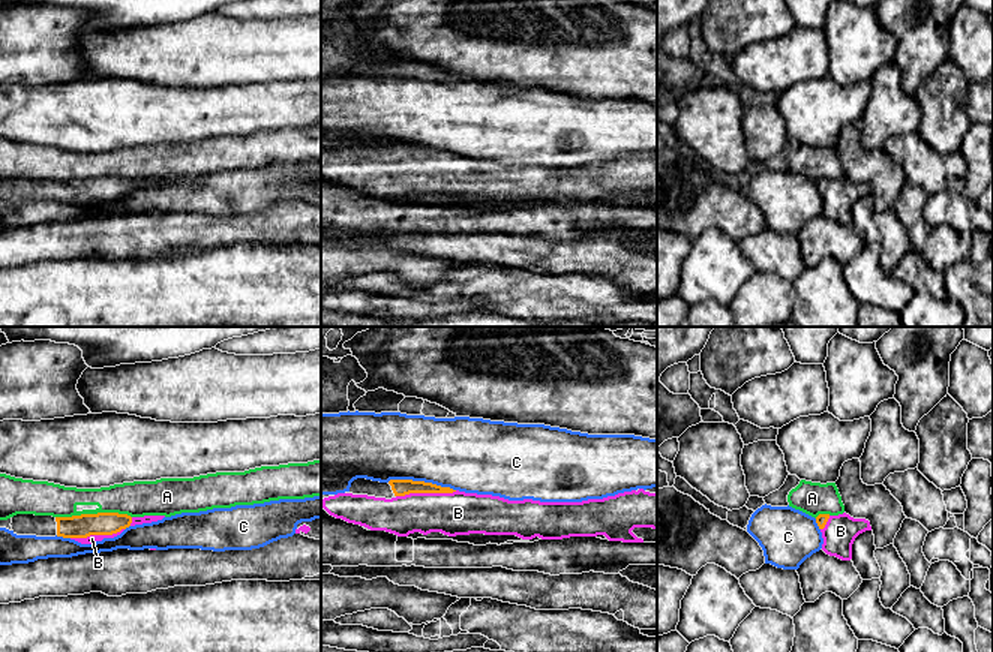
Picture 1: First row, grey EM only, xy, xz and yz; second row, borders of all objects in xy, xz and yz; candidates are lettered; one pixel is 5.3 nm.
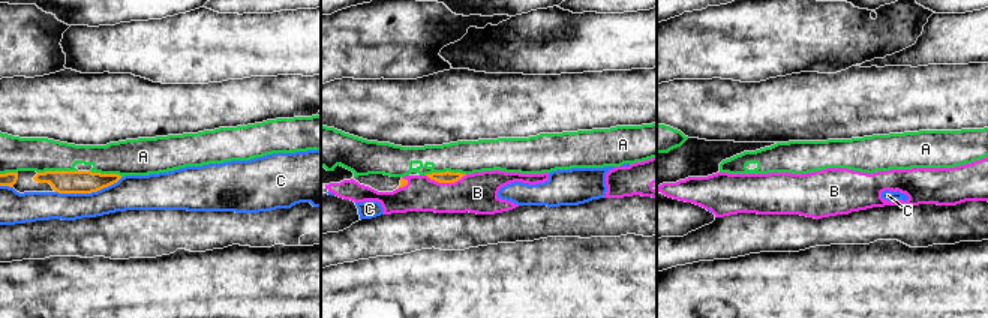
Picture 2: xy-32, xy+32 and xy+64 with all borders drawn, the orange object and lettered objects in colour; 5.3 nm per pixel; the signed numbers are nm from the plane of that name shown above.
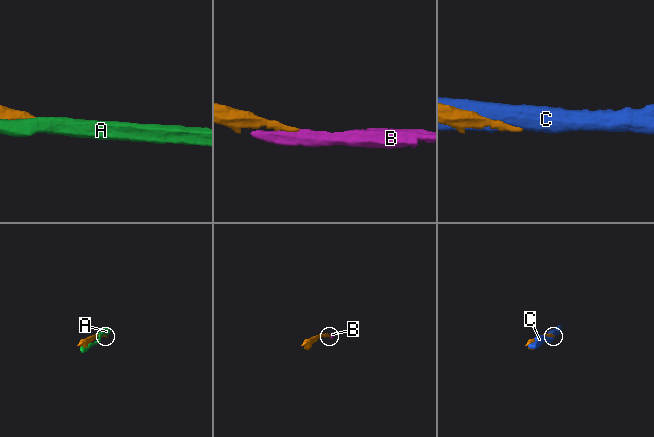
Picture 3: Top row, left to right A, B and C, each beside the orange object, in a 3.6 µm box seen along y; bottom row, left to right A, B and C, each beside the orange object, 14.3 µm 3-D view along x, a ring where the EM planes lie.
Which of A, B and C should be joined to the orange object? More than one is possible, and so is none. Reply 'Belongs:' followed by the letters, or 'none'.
Belongs: B

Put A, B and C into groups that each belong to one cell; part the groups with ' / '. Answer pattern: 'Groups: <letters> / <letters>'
Groups: A / B / C

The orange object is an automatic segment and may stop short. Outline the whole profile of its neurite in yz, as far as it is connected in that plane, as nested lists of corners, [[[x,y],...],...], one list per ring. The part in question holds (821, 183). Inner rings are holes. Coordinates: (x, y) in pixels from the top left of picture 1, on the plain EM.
[[[846,177],[838,180],[819,178],[816,187],[824,202],[822,214],[842,225],[850,225],[855,202],[866,195],[872,195],[868,184],[854,183]]]

